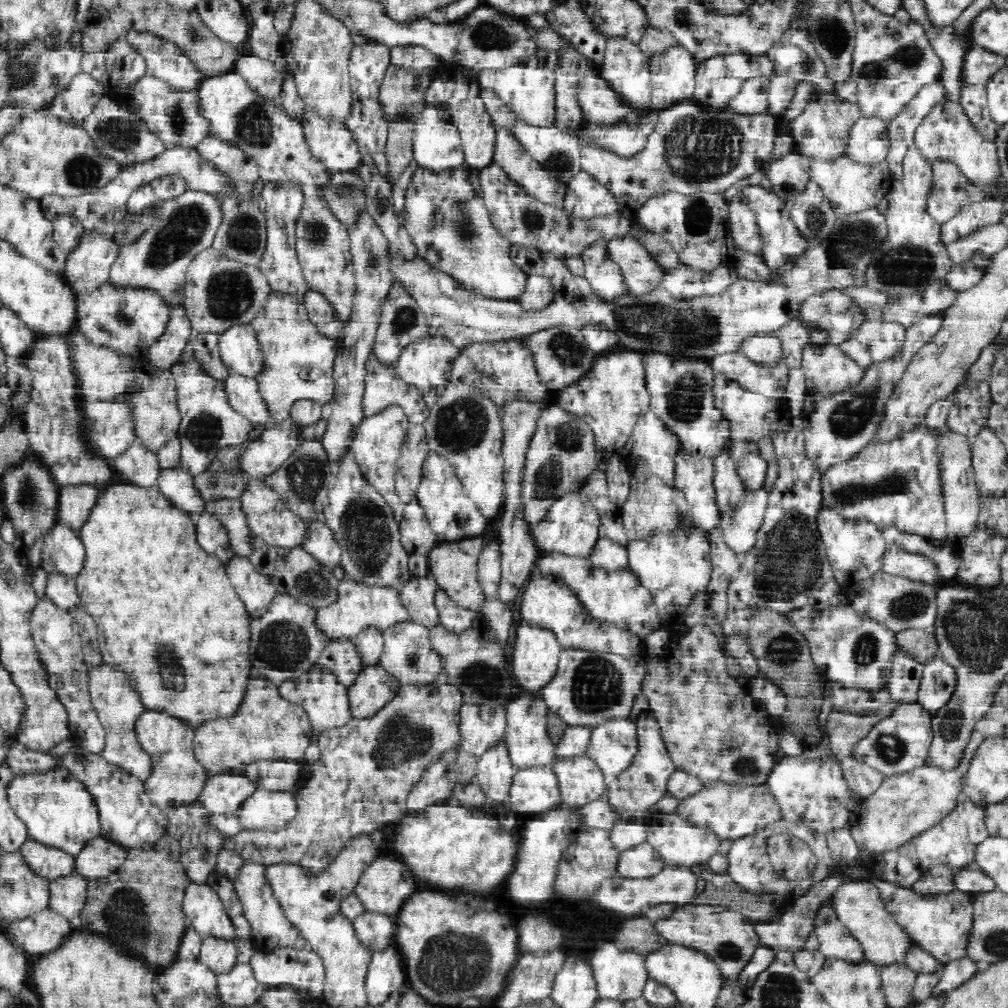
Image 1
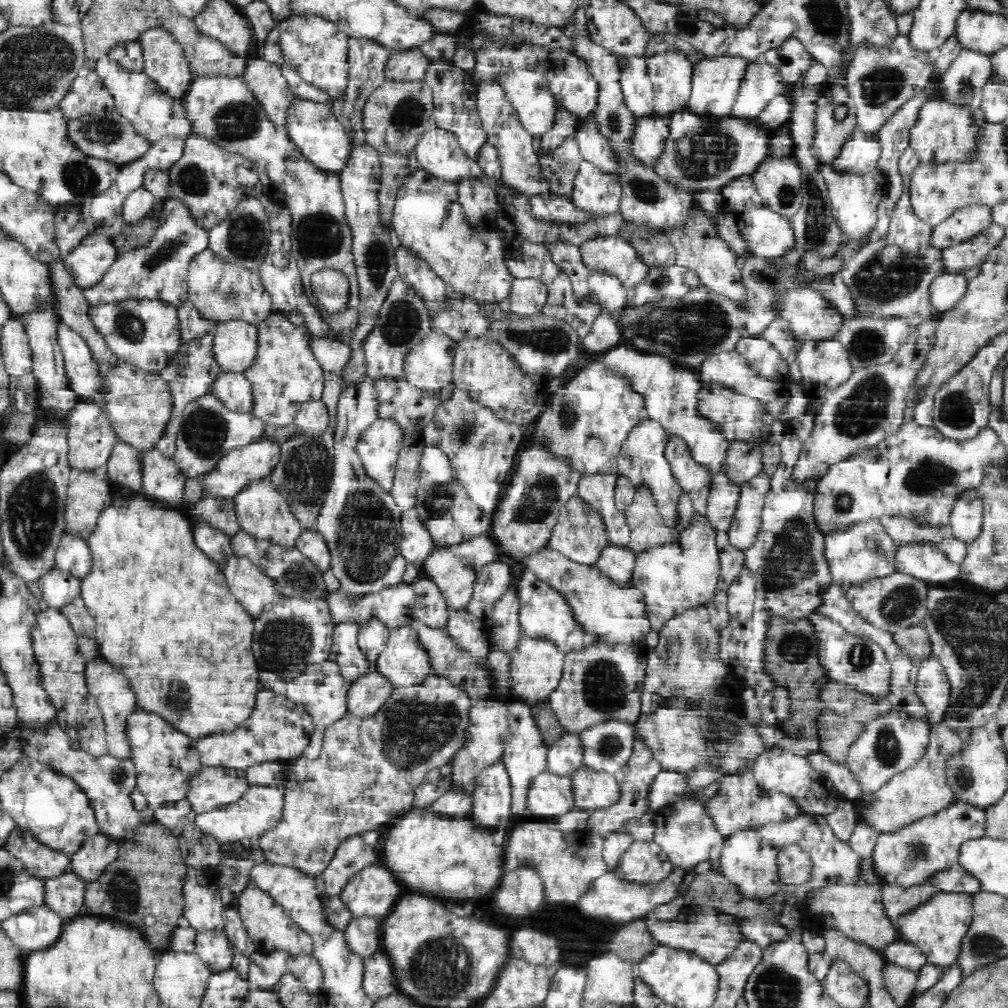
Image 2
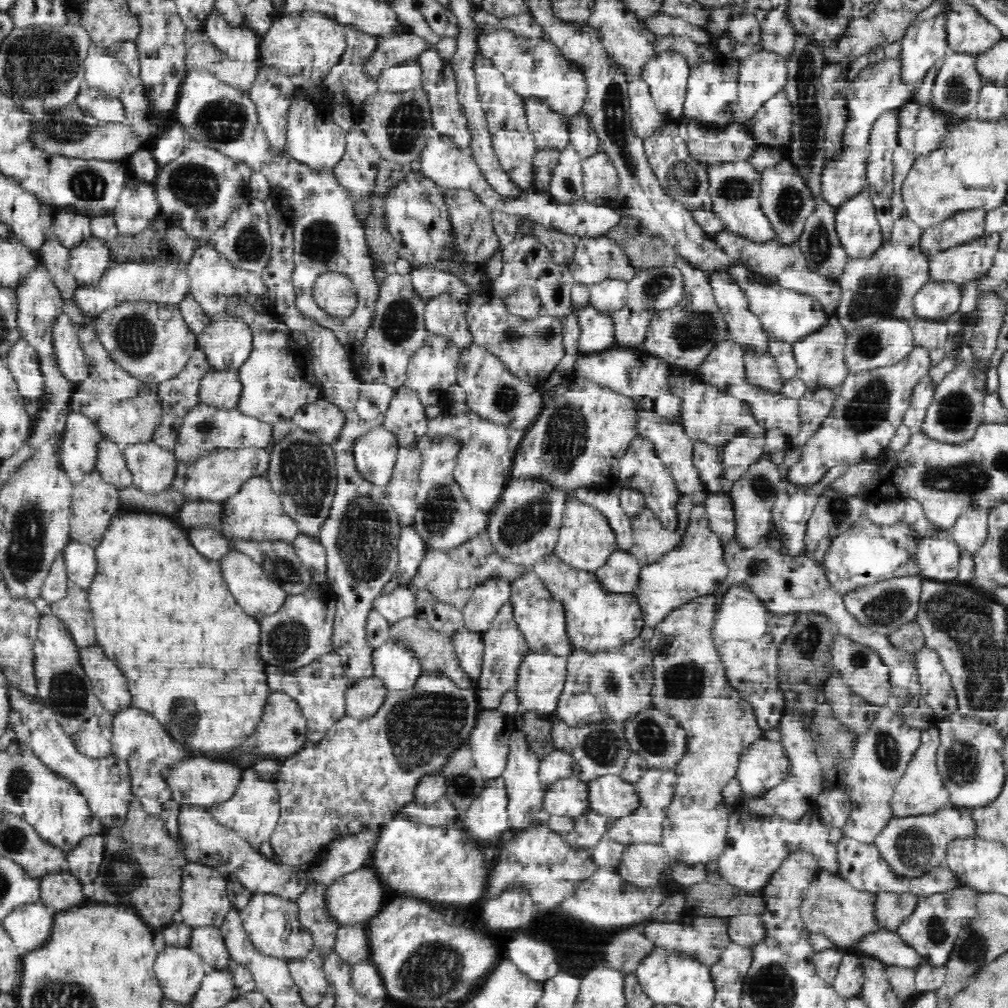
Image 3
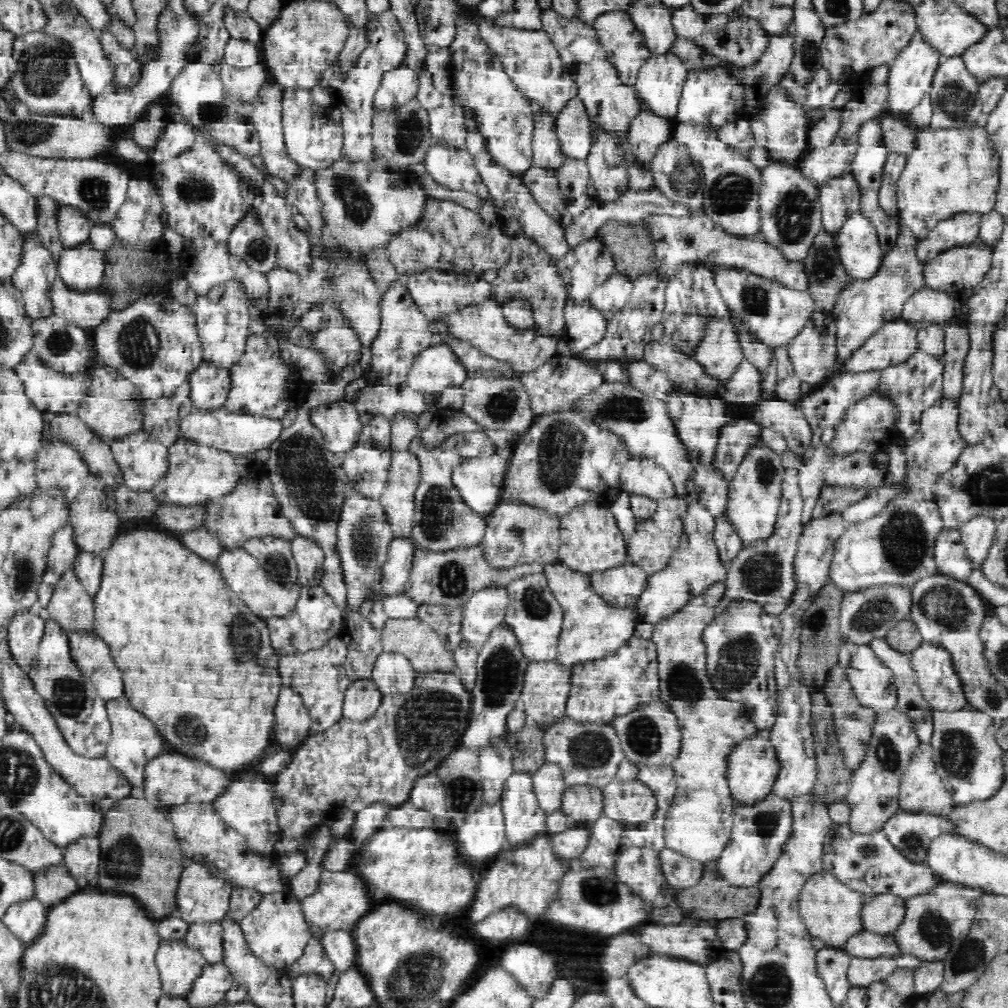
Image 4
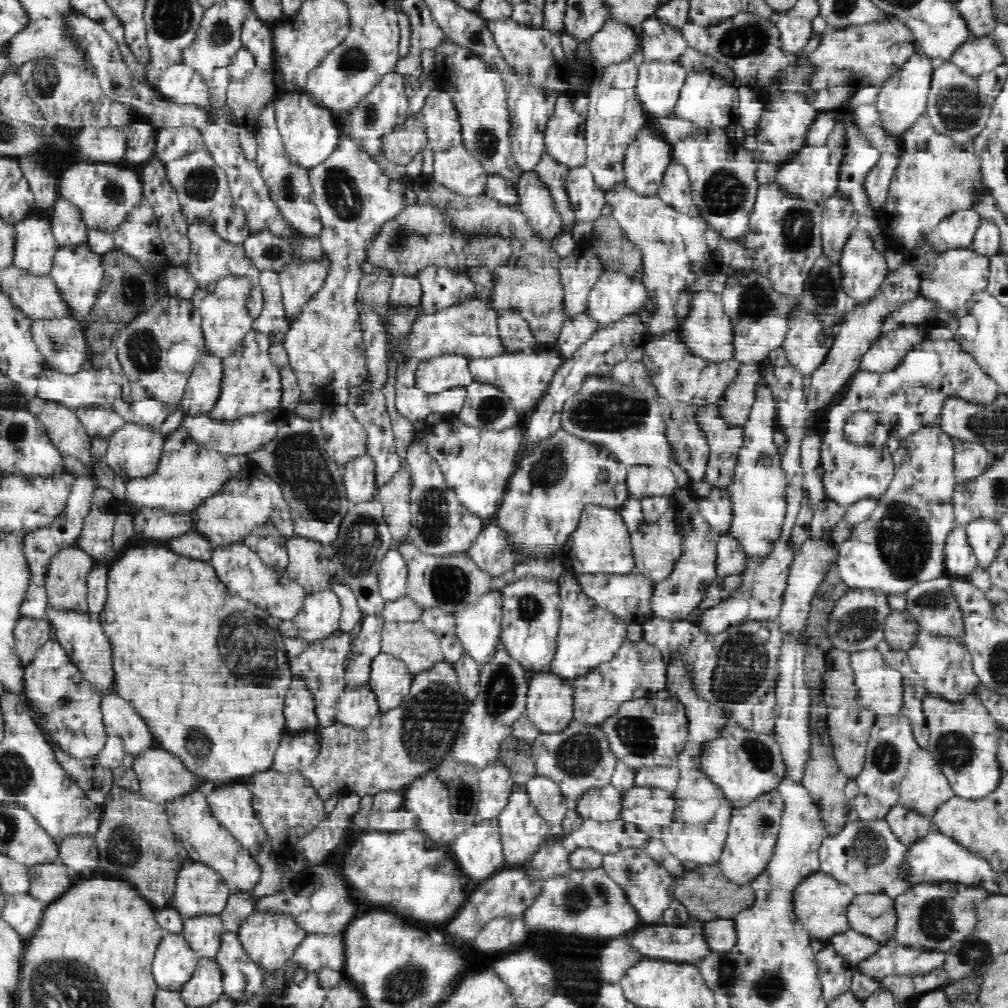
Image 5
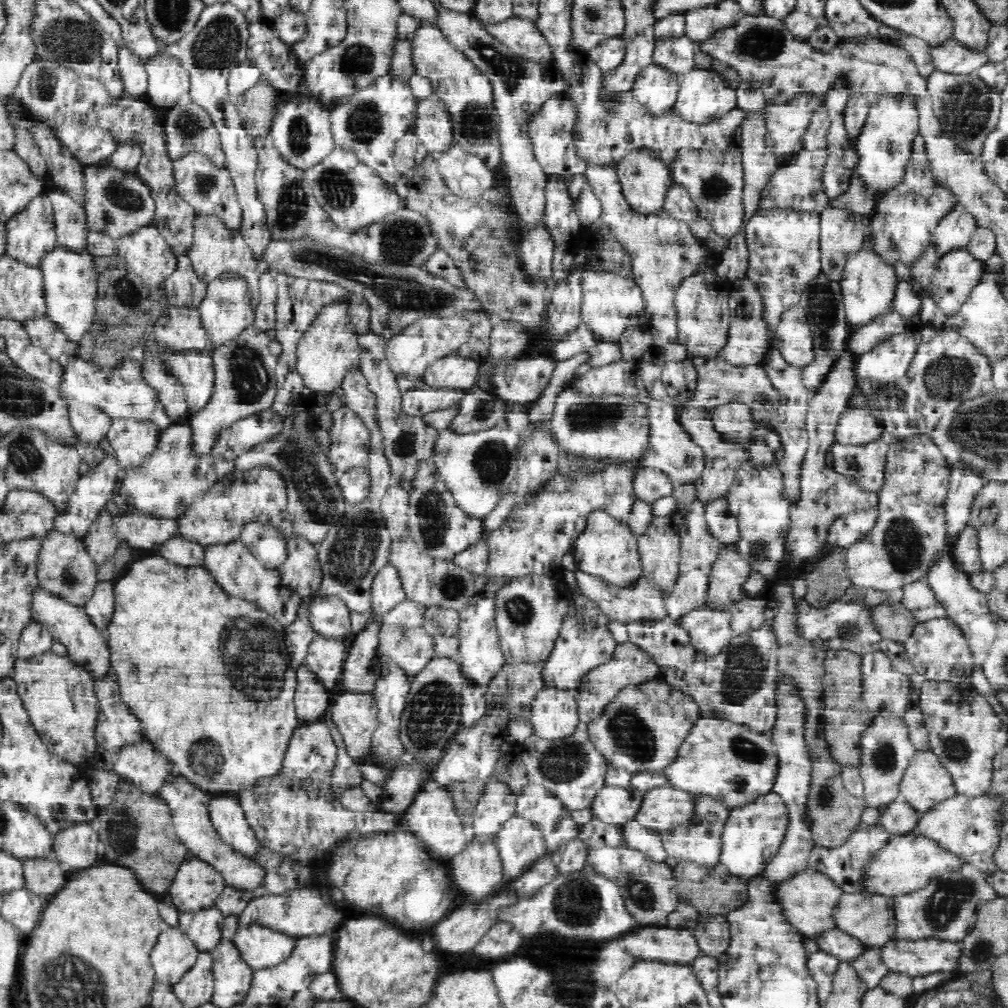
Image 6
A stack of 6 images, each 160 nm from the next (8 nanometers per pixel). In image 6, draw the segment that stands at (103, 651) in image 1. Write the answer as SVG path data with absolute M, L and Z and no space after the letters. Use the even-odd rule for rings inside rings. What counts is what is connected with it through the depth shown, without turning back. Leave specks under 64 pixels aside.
M153 552L146 553L146 556L138 560L133 560L124 576L114 582L114 594L116 595L114 616L112 616L112 622L108 628L109 636L106 638L109 646L110 668L118 677L122 700L128 704L130 712L140 719L146 740L150 741L153 747L165 756L171 763L174 772L185 776L192 784L210 796L236 795L254 788L261 780L271 779L272 776L282 774L288 744L296 729L303 724L295 711L294 696L297 676L294 667L290 665L284 627L256 603L249 603L241 598L226 598L229 595L217 582L214 582L212 575L203 566L180 568ZM202 744L224 746L224 750L212 752L210 746L202 746Z

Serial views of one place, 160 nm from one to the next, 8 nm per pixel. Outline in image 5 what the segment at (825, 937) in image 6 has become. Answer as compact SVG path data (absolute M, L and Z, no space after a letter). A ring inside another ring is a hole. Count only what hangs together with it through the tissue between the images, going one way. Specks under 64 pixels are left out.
M848 929L831 936L825 941L825 945L832 947L840 956L843 956L852 968L858 968L858 964L868 960L868 957L876 952L880 943L855 930Z

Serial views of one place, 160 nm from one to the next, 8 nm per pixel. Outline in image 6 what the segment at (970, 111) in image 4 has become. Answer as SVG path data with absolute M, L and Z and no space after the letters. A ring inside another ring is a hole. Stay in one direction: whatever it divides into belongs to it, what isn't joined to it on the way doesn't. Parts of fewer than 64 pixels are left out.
M934 71L927 78L927 92L933 101L933 112L944 132L952 138L963 155L982 157L984 140L994 132L1003 103L1001 91L986 84L976 74L956 75Z

